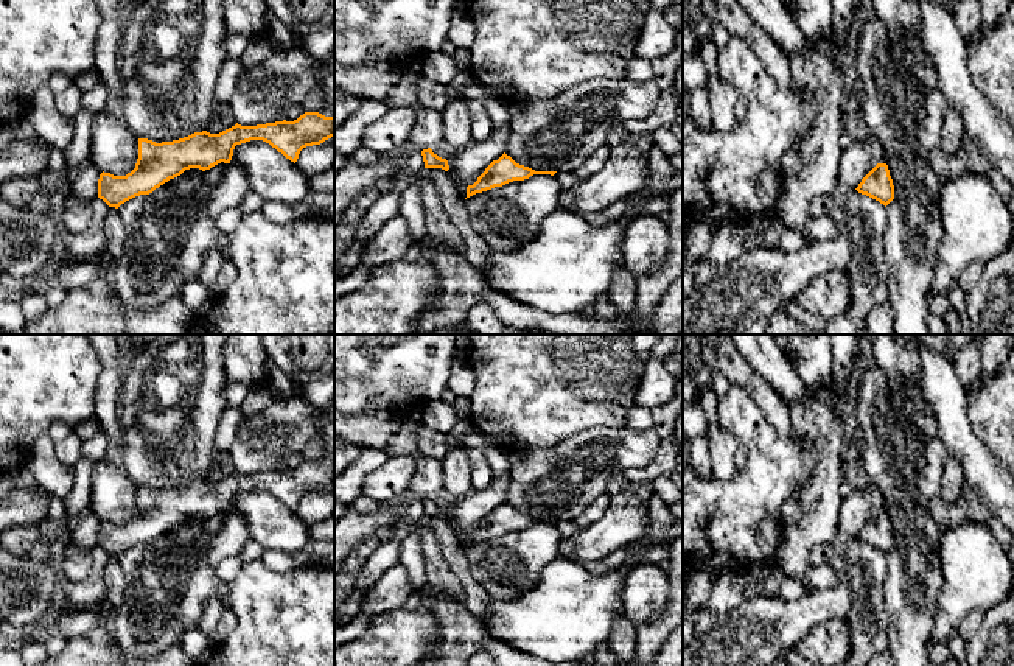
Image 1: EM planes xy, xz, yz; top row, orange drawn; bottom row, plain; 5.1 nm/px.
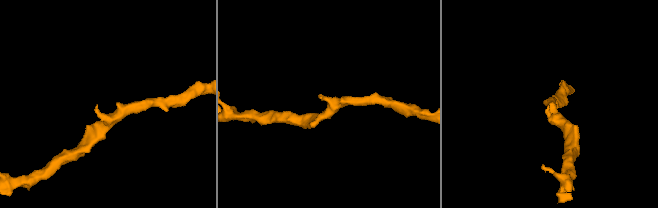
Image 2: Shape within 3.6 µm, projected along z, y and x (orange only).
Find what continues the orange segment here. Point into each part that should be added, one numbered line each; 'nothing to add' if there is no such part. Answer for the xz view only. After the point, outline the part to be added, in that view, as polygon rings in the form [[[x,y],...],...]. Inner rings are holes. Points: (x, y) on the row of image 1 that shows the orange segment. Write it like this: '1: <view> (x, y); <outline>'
nothing to add

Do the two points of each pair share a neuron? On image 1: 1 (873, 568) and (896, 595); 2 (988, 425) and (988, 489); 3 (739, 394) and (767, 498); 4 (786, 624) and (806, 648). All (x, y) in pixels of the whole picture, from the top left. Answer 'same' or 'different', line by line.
1: different
2: different
3: same
4: different

